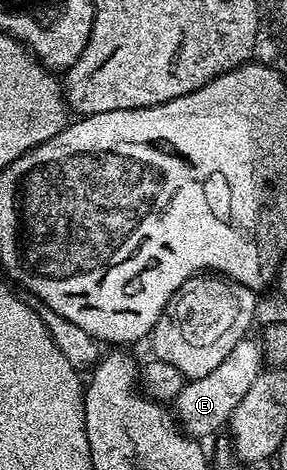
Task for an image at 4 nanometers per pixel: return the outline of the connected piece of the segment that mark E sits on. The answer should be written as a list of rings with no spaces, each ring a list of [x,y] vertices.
[[[247,336],[224,356],[224,361],[217,368],[212,368],[208,376],[191,378],[183,385],[182,390],[173,400],[172,409],[178,417],[177,425],[192,438],[206,440],[209,434],[214,434],[218,429],[225,427],[229,418],[240,402],[244,392],[256,380],[256,376],[264,369],[264,358],[256,345],[255,339]]]

